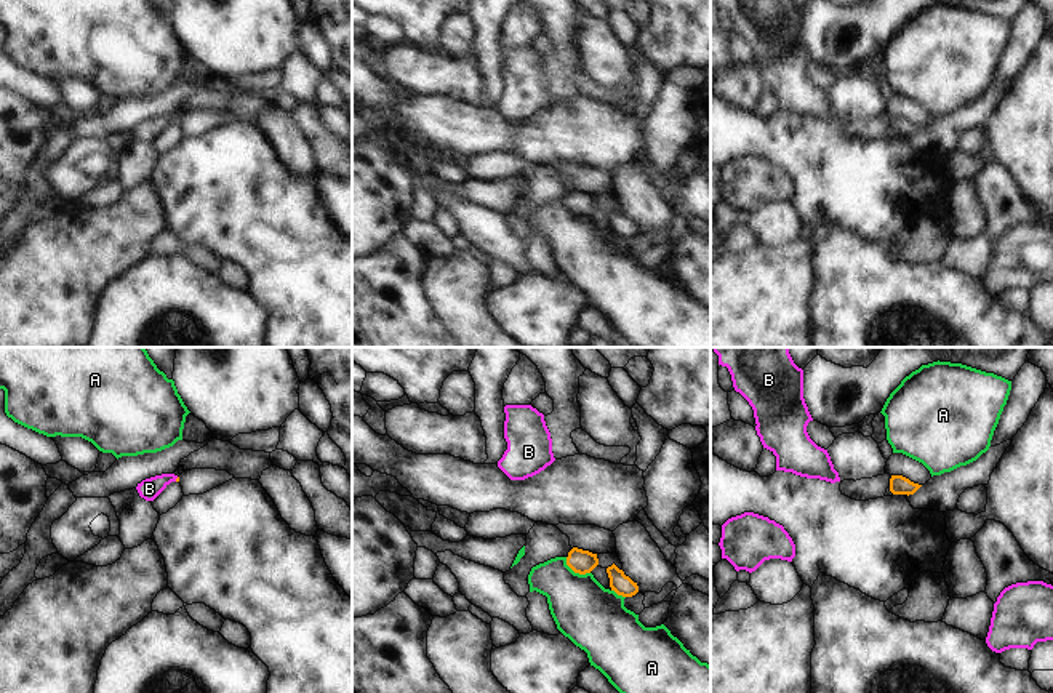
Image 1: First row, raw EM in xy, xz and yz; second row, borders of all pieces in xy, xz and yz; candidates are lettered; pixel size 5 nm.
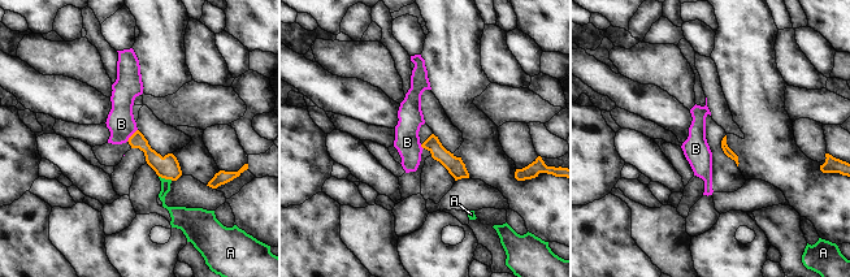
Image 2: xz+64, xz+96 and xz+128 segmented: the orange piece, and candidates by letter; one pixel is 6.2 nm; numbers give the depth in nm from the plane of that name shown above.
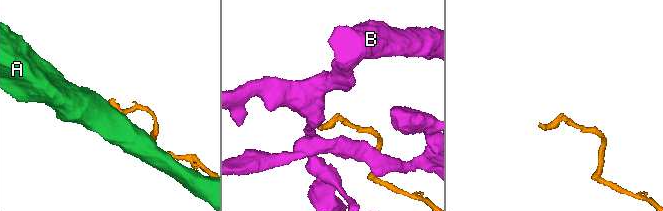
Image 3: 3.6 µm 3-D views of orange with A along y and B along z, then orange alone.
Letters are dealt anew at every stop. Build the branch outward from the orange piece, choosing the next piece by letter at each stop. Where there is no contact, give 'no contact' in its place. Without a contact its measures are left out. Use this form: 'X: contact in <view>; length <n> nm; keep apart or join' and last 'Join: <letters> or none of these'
A: contact in xz; length 150 nm; keep apart
B: contact in xy; length 30 nm; keep apart
Join: none of these

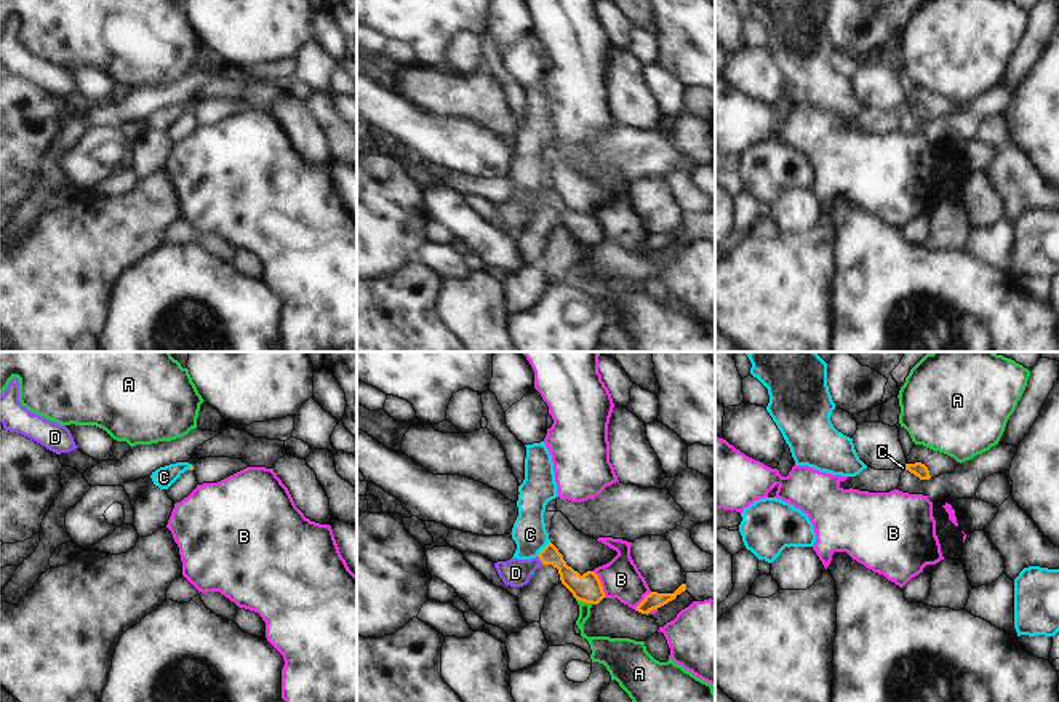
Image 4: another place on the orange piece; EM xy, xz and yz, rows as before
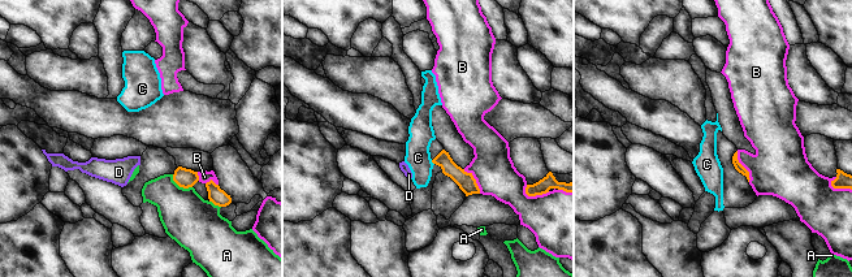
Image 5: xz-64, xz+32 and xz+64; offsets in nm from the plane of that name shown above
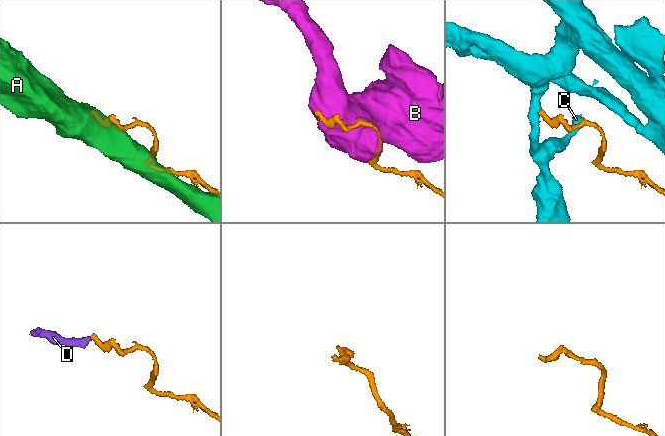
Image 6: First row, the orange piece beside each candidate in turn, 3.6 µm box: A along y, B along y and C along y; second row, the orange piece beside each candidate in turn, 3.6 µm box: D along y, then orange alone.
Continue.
A: contact in xz; length 90 nm; keep apart
B: contact in xz; length 150 nm; keep apart
C: contact in xz; length 100 nm; keep apart
D: contact in xz; length 50 nm; join
Join: D

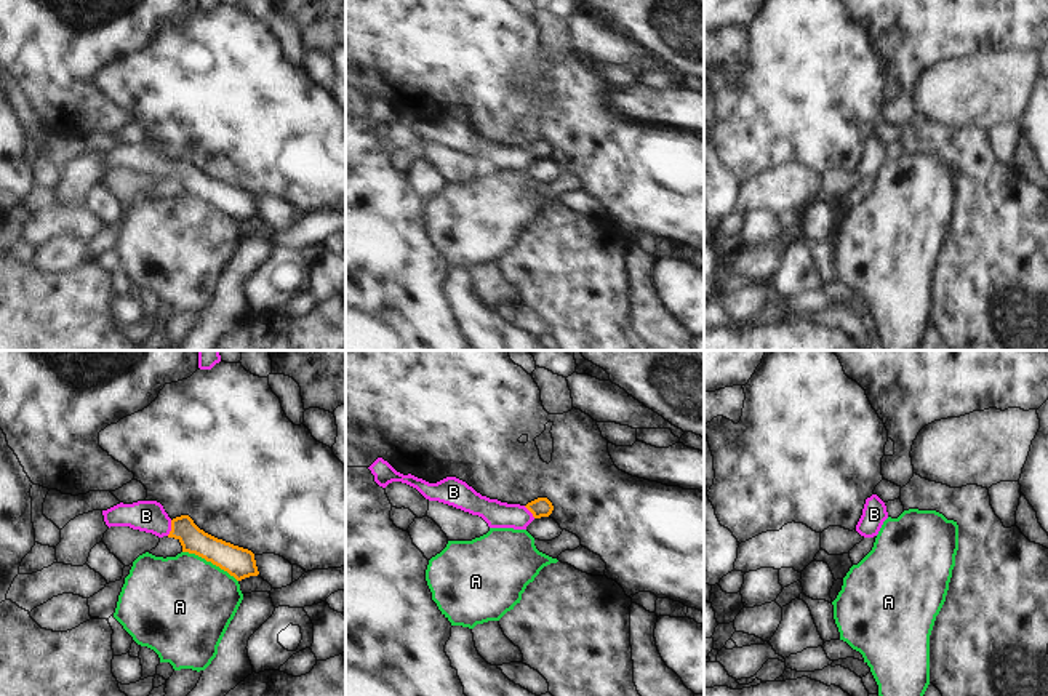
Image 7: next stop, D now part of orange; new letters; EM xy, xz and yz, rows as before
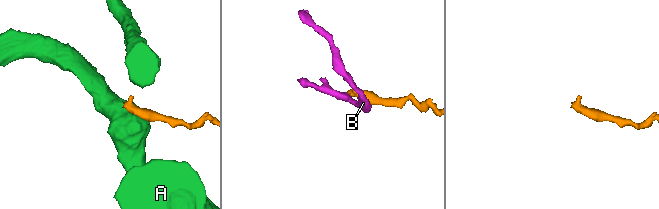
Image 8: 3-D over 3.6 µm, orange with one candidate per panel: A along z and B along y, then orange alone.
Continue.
A: contact in xy; length 320 nm; keep apart
B: contact in xy; length 80 nm; join
Join: B

